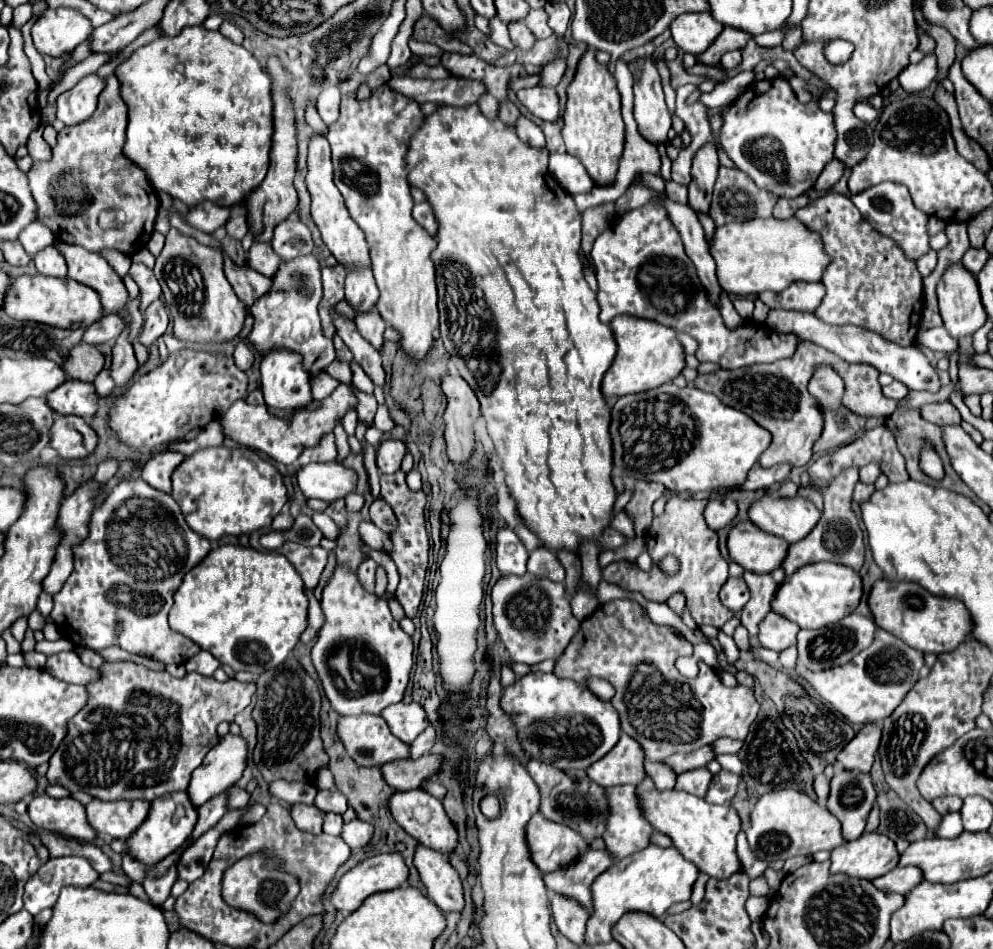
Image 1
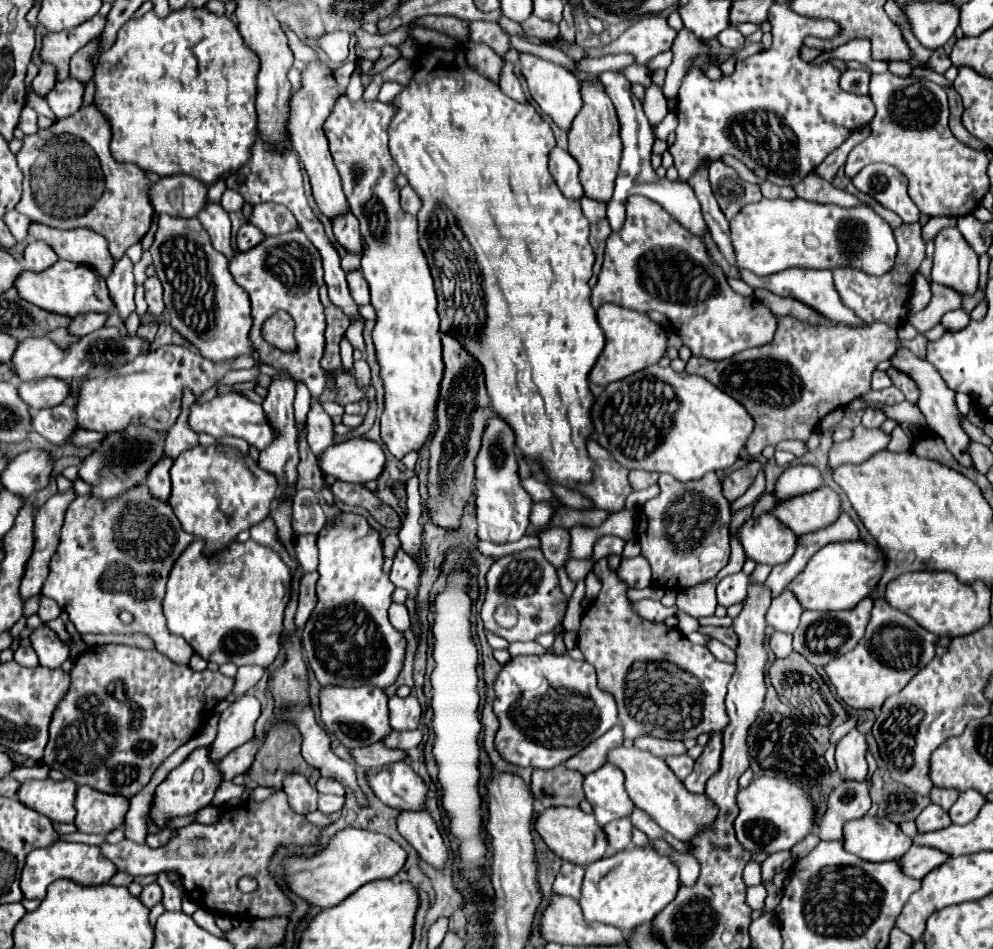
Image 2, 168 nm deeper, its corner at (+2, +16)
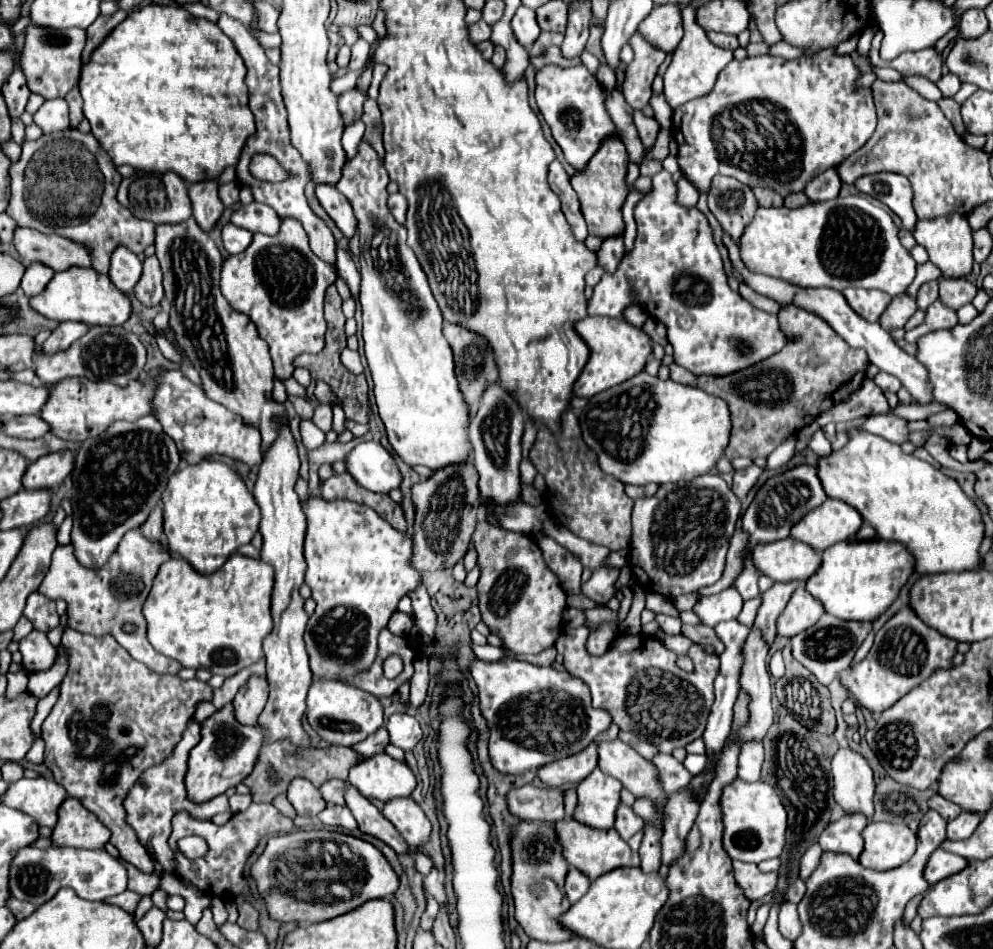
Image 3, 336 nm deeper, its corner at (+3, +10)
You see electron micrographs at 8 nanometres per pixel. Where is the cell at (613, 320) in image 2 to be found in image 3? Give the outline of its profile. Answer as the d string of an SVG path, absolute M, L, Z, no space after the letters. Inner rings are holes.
M586 316L576 324L578 334L588 342L590 346L590 360L584 366L580 378L574 384L574 394L590 398L594 394L600 394L616 384L622 384L630 380L634 374L642 372L650 354L652 354L652 340L642 330L632 326L624 318L608 318L608 316Z

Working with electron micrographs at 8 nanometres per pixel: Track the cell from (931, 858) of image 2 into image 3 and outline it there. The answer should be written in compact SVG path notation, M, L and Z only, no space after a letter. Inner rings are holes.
M934 850L930 860L926 862L924 868L924 880L932 886L936 882L940 882L942 878L948 878L950 874L956 874L958 870L962 870L968 862L964 858L958 858L956 854L944 852L944 850Z

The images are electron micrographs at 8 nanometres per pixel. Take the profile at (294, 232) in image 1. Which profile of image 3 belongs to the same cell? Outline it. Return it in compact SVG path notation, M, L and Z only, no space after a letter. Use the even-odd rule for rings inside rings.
M252 202L250 206L240 206L232 214L232 224L246 228L250 232L262 232L266 236L274 236L280 230L280 216L266 204Z

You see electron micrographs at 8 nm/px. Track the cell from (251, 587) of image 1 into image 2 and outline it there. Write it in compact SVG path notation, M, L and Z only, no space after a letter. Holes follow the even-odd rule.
M193 540L193 544L189 544L183 554L177 558L177 562L173 564L173 570L171 570L171 576L167 580L167 592L165 592L165 598L163 598L163 614L165 614L165 620L167 620L167 628L171 630L171 634L177 634L177 636L183 636L187 640L187 644L193 648L193 652L199 652L199 656L203 656L203 660L207 662L215 662L215 664L225 664L225 662L233 662L237 666L243 666L243 664L257 664L257 666L263 666L267 668L279 654L279 638L281 638L281 632L283 632L283 612L287 608L287 602L289 602L289 596L291 596L291 570L283 564L283 560L267 546L261 546L253 540L247 540L247 542L233 542L227 550L223 552L217 552L215 556L207 558L203 556L203 540Z

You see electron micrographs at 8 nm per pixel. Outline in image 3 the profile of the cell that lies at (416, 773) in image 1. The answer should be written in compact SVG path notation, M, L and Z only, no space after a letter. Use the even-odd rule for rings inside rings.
M282 740L282 742L274 742L274 746L266 746L260 750L258 760L254 764L254 770L244 778L244 784L250 788L254 802L270 802L276 794L286 792L290 778L302 776L302 778L310 780L316 788L320 788L326 780L332 780L332 778L346 780L350 768L362 760L364 760L362 754L358 754L356 750L346 748L346 746L298 750L296 746L292 746L292 742Z

